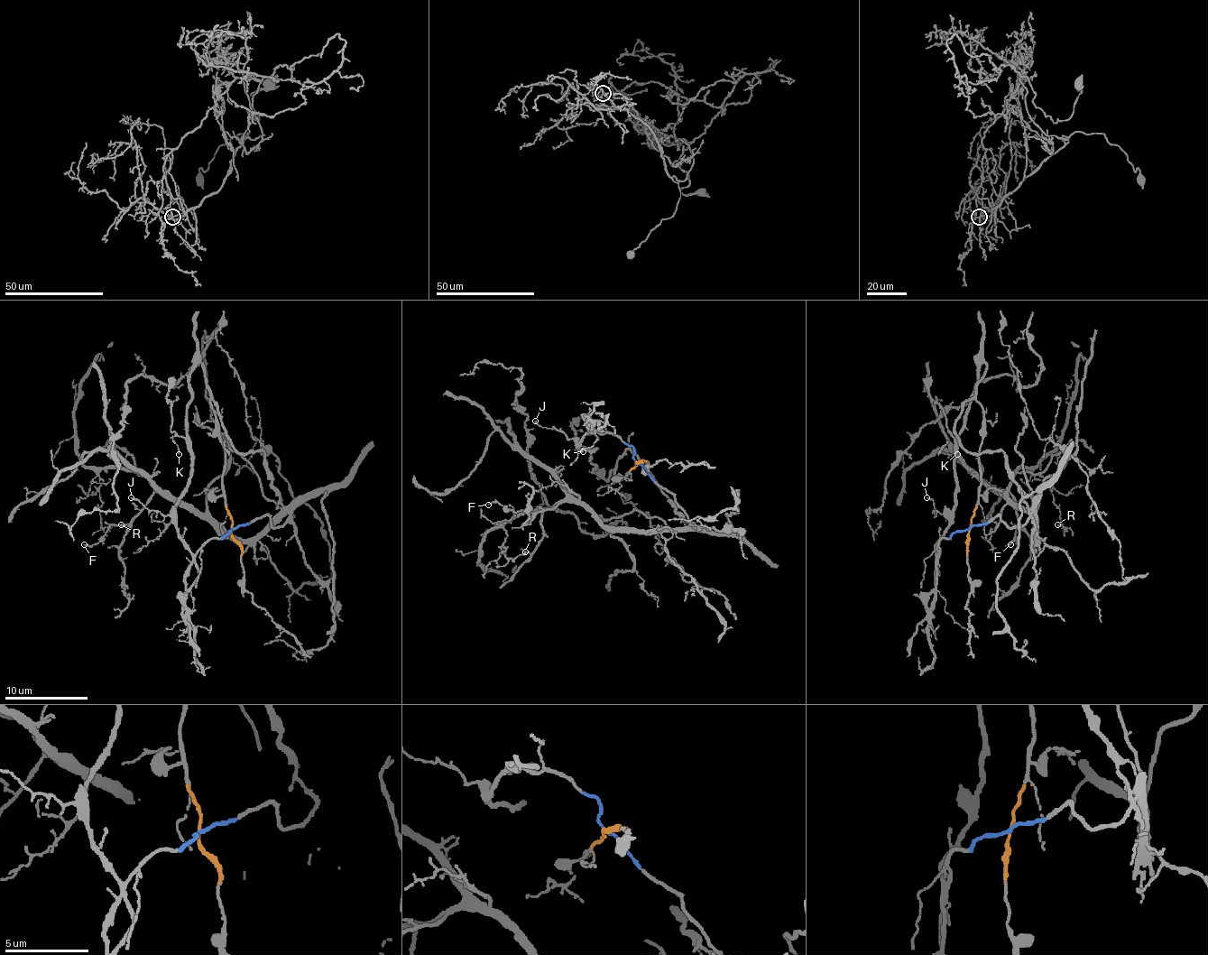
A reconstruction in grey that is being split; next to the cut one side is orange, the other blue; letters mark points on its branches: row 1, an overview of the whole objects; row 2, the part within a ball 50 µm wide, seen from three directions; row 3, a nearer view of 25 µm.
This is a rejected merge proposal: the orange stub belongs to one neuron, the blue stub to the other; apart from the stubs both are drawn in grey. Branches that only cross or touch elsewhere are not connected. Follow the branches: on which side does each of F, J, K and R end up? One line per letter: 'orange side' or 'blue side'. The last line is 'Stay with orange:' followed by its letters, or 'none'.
F: blue side
J: orange side
K: orange side
R: blue side
Stay with orange: J, K

